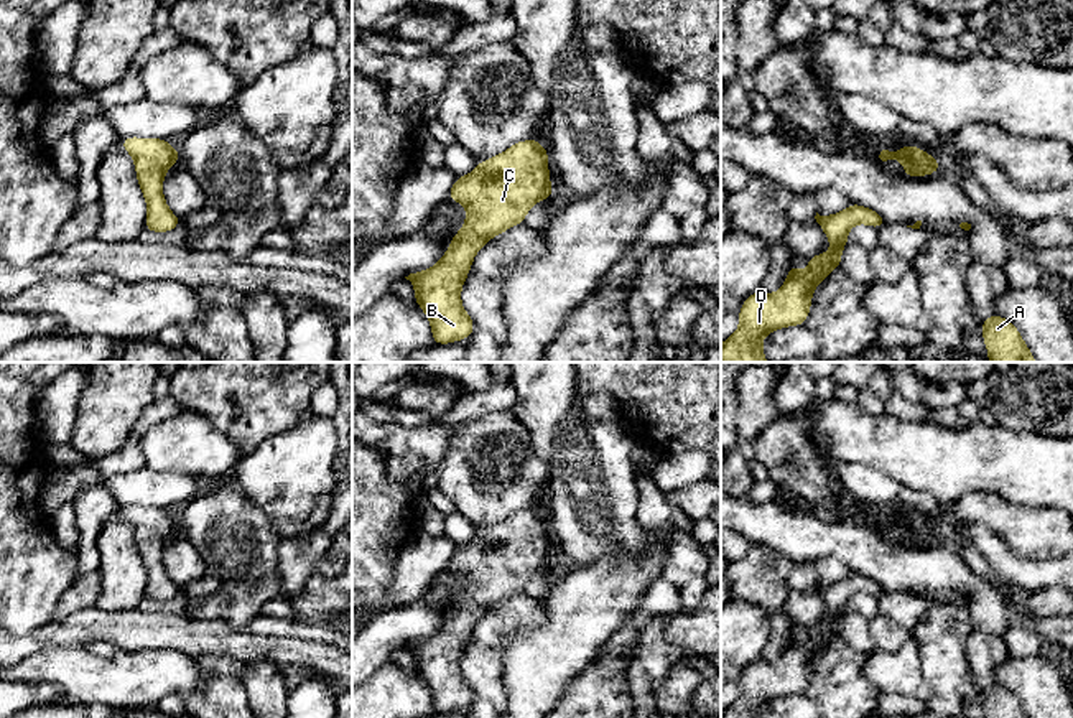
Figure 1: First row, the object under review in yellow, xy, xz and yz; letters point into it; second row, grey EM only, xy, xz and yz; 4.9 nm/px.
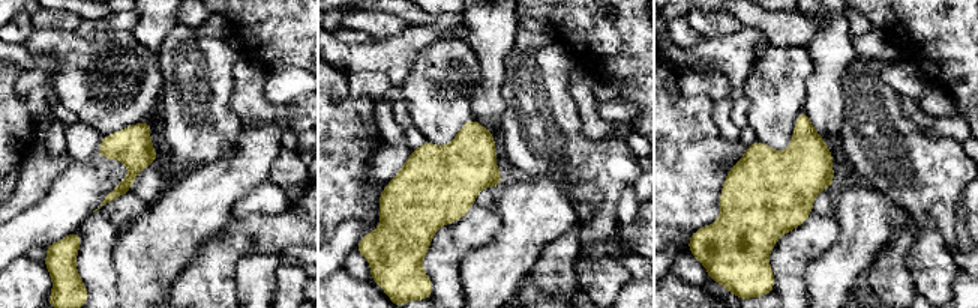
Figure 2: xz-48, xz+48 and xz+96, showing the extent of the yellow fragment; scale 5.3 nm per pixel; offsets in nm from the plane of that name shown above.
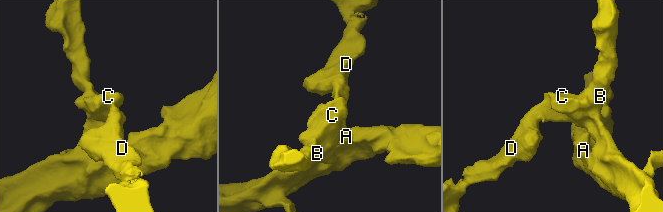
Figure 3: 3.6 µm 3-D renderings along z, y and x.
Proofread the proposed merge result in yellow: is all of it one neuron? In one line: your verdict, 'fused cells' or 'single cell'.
single cell

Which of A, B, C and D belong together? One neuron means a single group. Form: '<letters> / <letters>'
A B C D

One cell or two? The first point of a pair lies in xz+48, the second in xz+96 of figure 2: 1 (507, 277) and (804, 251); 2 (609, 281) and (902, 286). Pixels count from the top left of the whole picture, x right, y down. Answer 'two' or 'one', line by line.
1: two
2: two

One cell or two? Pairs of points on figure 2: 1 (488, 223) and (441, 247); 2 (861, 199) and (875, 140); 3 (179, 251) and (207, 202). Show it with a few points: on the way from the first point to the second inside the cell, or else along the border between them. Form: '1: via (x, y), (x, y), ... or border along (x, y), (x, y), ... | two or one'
1: via (476, 229), (453, 241) | one
2: border along (858, 179), (885, 193), (894, 202) | two
3: via (179, 239), (179, 230), (195, 214) | one

